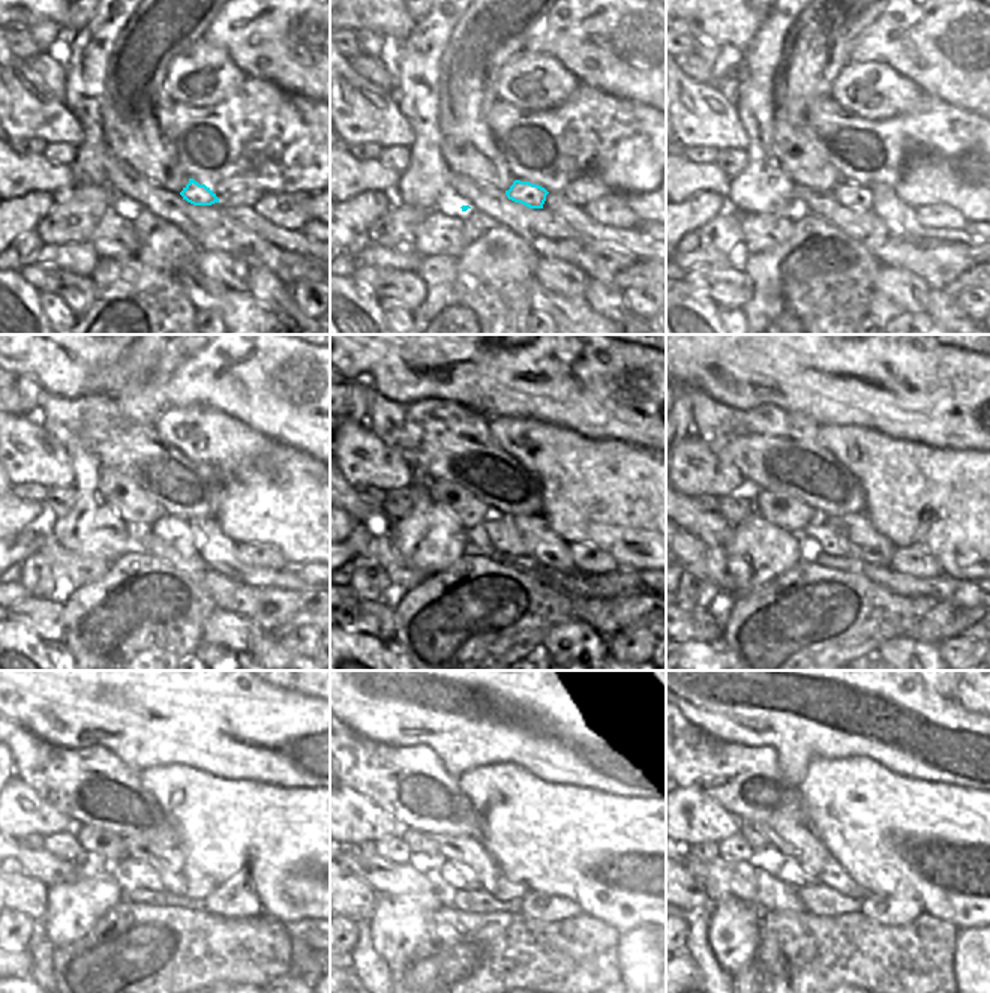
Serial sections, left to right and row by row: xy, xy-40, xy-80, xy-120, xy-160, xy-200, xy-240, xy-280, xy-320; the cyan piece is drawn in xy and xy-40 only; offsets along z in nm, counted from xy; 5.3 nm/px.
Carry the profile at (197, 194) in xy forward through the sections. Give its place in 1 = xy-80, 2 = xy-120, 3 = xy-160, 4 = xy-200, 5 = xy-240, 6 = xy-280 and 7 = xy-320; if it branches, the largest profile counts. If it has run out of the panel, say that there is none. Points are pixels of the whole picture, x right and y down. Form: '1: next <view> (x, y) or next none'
1: next xy-80 (855, 197)
2: next xy-120 (174, 531)
3: next xy-160 (497, 534)
4: next xy-200 (821, 537)
5: next xy-240 (132, 873)
6: next xy-280 (450, 875)
7: next xy-320 (783, 870)

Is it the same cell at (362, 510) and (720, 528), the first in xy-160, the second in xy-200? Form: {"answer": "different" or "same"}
{"answer": "same"}

